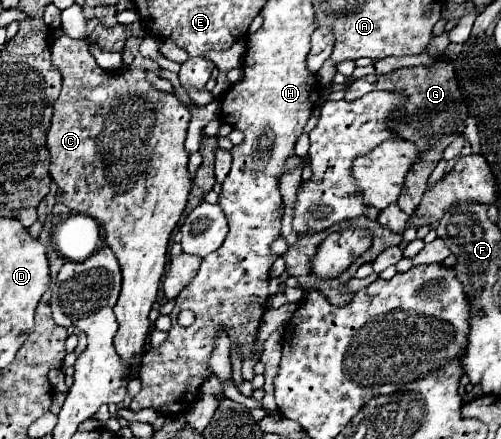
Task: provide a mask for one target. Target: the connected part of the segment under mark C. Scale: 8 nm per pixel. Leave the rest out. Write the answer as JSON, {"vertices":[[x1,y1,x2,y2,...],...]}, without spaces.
{"vertices":[[61,35,53,47,51,47,51,63,53,67,57,67,63,75,63,89,61,89,61,95,59,99,55,101,55,107,53,107,53,119,51,119,51,129,47,133,47,149,51,153,51,167,49,167,49,173,53,177,53,181,59,185,59,199,63,205,67,205,73,213,87,213,91,215,93,219,97,219,97,223,105,229,105,243,111,247,111,251,115,253,115,257,119,259,121,263,121,271,123,271,123,287,121,287,121,295,119,295,119,301,115,305,115,315,117,315,117,321,119,321,119,331,115,335,115,349,119,353,119,357,123,359,123,365,125,365,125,379,133,379,139,375,139,363,141,363,141,357,145,353,145,345,147,345,147,335,149,335,149,327,151,327,151,321,149,321,149,311,155,303,155,297,157,297,157,289,159,289,159,283,161,283,161,277,165,273,165,263,167,263,167,243,169,243,169,237,175,229,175,225,179,223,179,217,185,209,185,203,187,203,187,195,189,195,189,189,191,189,191,177,187,173,187,161,189,161,189,155,185,153,185,133,187,133,187,123,189,123,189,111,185,105,181,105,177,101,175,95,169,95,169,93,163,93,159,89,155,89,147,79,145,79,145,73,143,69,131,69,127,67,123,73,107,73,103,71,97,63,95,63,95,57,91,55,89,51,89,45,85,39,71,39,67,35]]}

